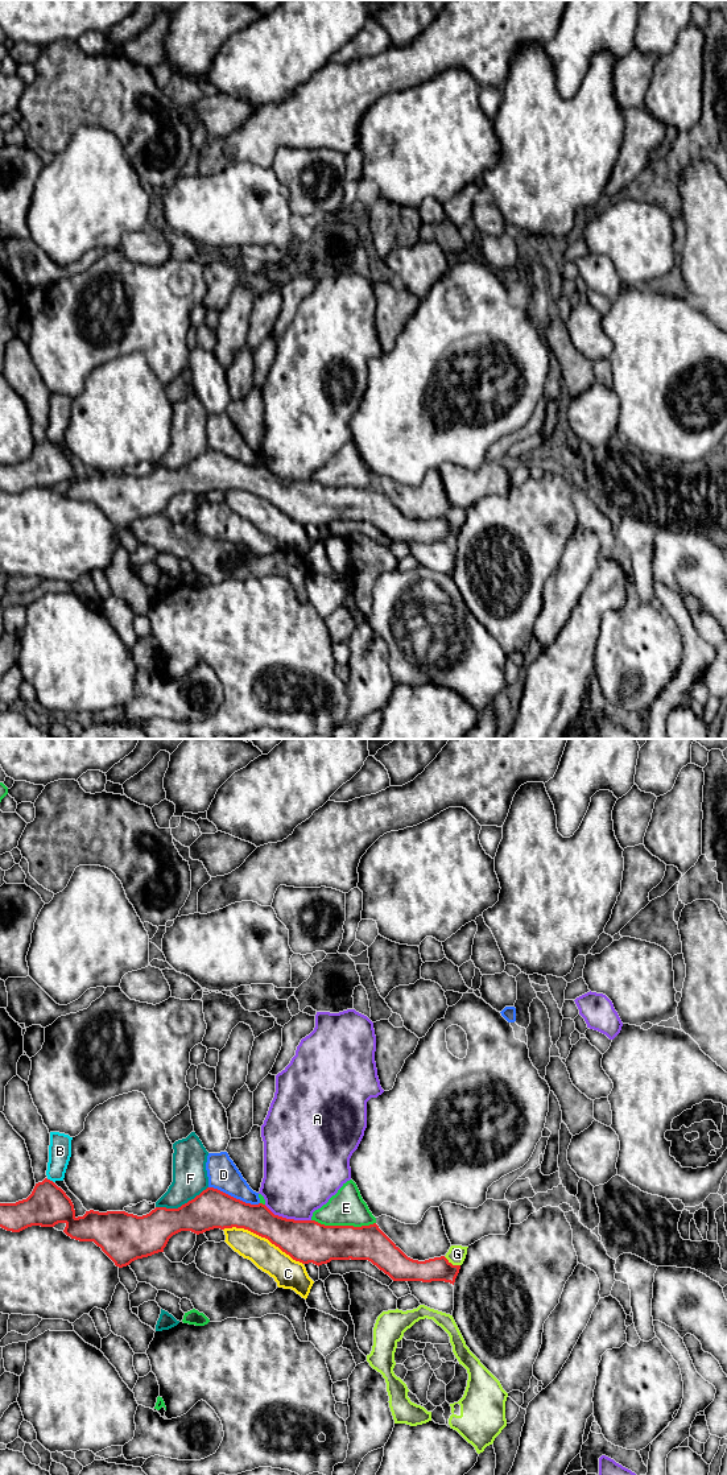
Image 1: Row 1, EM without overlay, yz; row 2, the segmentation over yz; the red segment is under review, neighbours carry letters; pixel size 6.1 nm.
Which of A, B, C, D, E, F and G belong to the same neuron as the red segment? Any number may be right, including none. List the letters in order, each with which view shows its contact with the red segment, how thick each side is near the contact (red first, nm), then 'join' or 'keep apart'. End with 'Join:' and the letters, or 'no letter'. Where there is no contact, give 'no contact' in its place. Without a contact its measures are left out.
A: yz | 260/420 nm | keep apart
B: yz | 260/140 nm | keep apart
C: yz | 260/170 nm | keep apart
D: yz | 240/190 nm | join
E: yz | 260/220 nm | keep apart
F: yz | 240/220 nm | keep apart
G: yz | 140/110 nm | keep apart
Join: D

